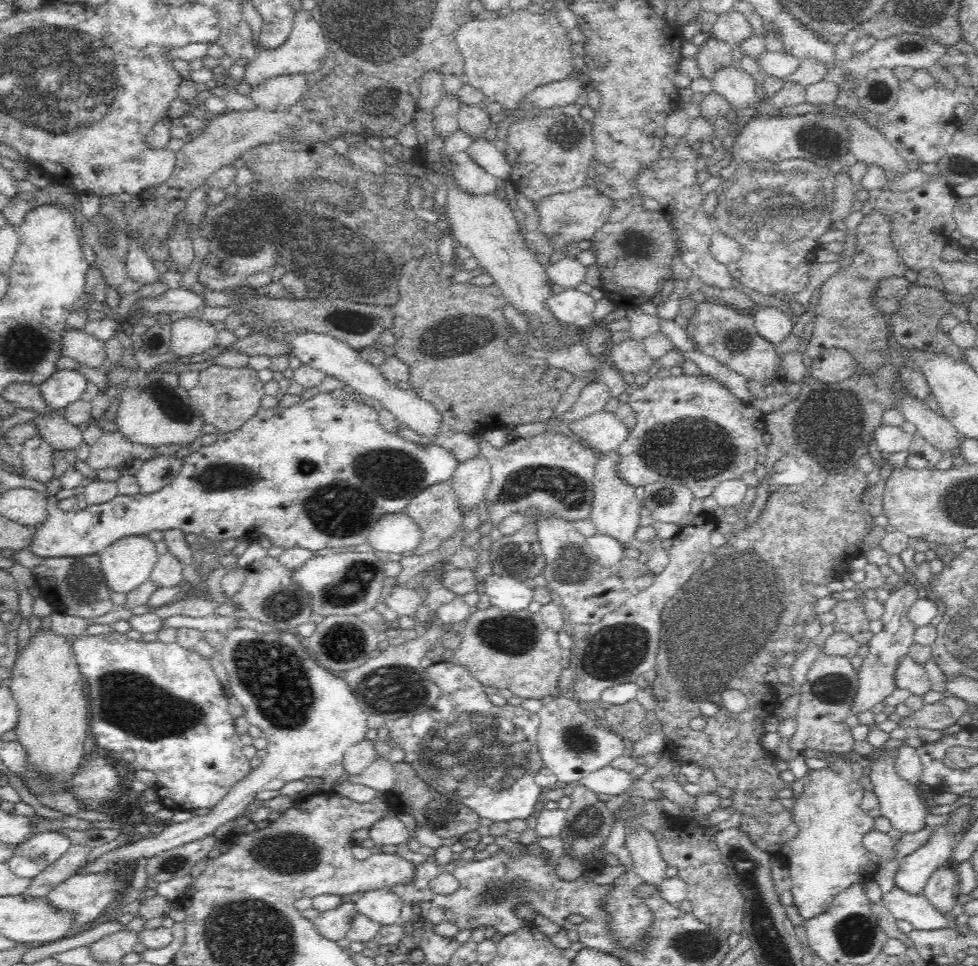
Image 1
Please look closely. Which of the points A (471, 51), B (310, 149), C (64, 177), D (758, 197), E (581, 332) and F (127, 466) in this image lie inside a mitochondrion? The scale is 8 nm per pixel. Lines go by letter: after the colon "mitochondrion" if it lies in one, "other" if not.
A: other
B: other
C: other
D: mitochondrion
E: other
F: other

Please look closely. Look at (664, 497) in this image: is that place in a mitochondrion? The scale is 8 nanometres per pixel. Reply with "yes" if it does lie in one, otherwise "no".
yes

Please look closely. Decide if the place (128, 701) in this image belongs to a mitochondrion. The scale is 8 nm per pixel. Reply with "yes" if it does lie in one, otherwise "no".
yes

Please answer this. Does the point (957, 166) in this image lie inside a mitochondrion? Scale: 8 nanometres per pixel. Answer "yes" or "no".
yes

